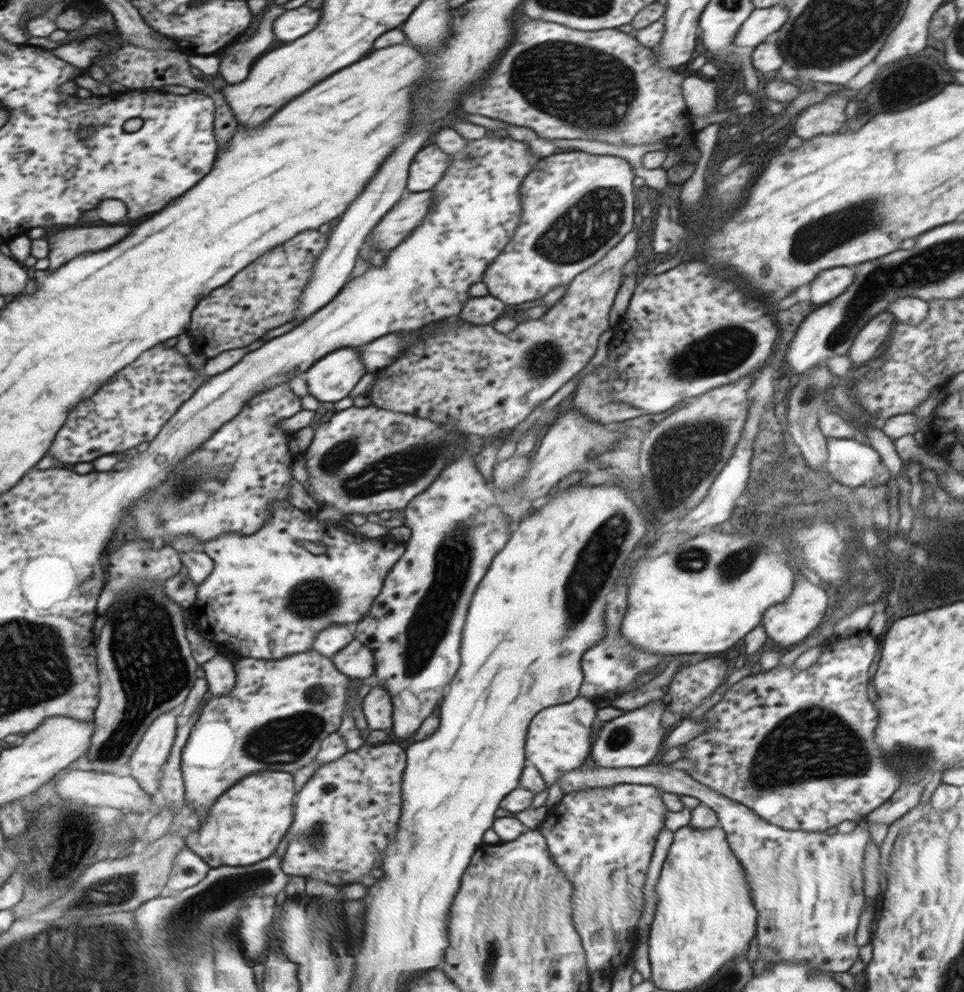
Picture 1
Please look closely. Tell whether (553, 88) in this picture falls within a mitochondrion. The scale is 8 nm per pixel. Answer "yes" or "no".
yes

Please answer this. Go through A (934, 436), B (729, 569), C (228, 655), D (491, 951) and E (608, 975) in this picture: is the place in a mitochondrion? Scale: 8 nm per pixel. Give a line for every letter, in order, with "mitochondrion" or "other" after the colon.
A: other
B: mitochondrion
C: other
D: mitochondrion
E: other

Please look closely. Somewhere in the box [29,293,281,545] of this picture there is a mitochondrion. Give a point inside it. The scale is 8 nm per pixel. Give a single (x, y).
(189, 483)

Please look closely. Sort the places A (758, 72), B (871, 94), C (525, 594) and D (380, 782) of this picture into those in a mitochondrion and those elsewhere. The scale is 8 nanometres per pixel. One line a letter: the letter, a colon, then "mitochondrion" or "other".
A: other
B: other
C: other
D: other

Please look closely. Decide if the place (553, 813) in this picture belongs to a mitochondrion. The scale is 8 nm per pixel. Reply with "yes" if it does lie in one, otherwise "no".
no

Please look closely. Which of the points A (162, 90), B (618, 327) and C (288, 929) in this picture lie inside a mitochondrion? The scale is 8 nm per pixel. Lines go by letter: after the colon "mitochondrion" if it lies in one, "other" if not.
A: other
B: other
C: other

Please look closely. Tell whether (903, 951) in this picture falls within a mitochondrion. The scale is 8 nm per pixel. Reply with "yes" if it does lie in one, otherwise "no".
no

